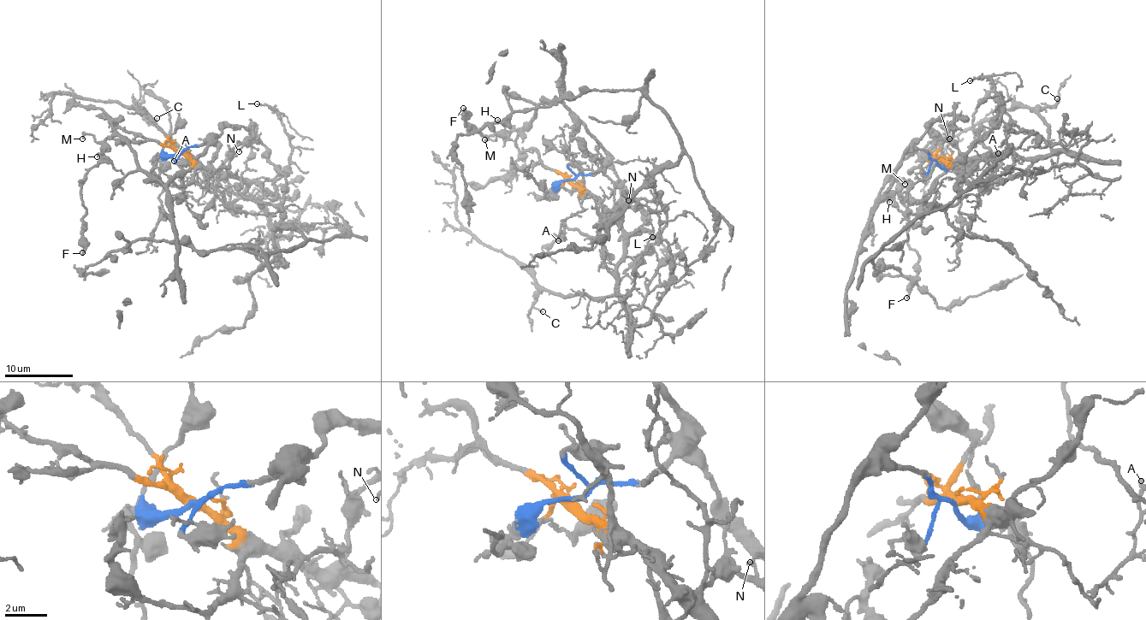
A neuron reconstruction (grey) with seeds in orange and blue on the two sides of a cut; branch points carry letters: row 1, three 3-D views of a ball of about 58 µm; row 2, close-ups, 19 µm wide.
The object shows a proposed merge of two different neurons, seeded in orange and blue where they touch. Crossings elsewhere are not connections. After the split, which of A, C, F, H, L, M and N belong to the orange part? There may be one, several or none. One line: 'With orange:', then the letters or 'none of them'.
With orange: A, C, L, N

